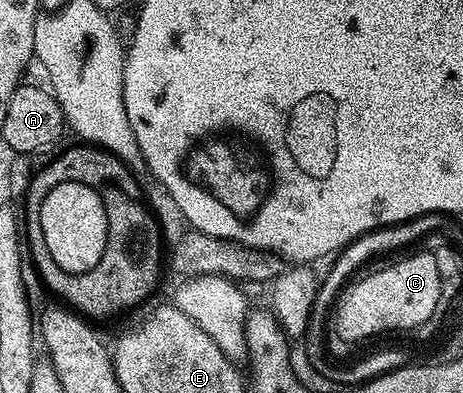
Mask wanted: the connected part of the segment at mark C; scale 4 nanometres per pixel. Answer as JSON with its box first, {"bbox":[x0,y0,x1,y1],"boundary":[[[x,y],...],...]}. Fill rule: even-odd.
{"bbox":[338,251,439,341],"boundary":[[[428,251],[408,255],[381,271],[372,271],[365,279],[349,282],[338,296],[339,330],[355,341],[380,335],[383,331],[404,331],[430,319],[439,301],[439,275],[435,257]]]}

